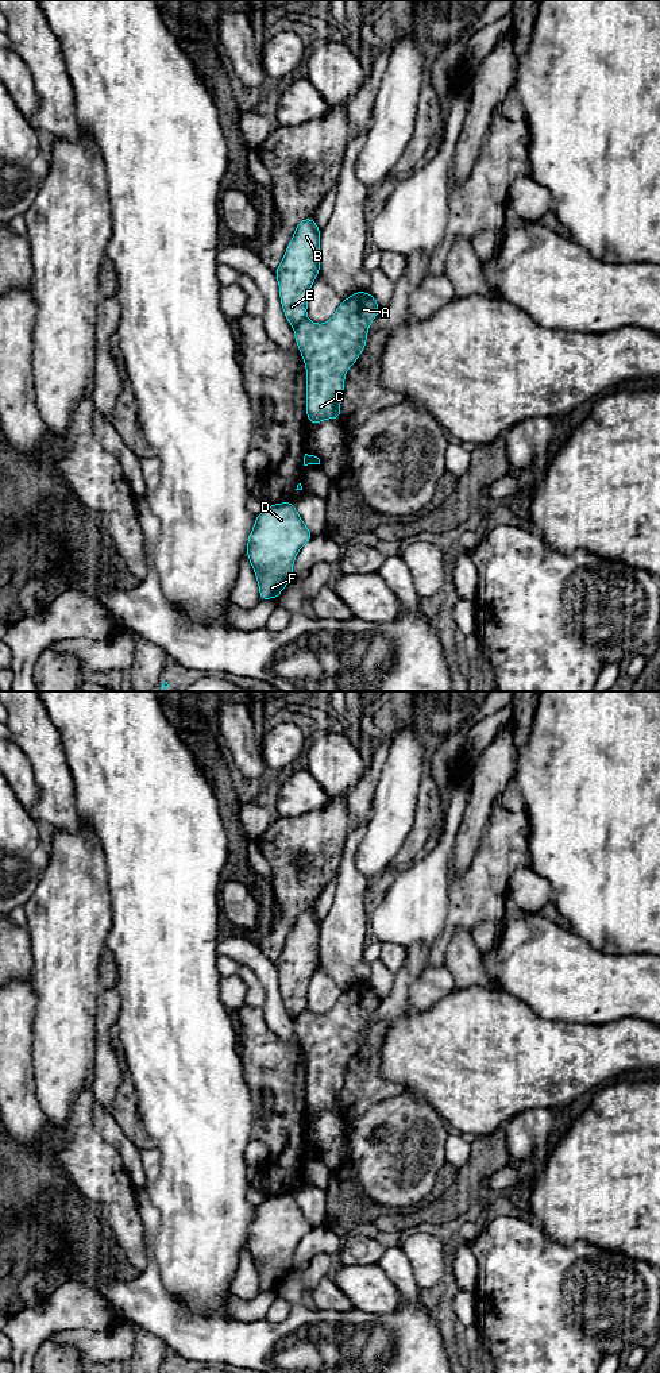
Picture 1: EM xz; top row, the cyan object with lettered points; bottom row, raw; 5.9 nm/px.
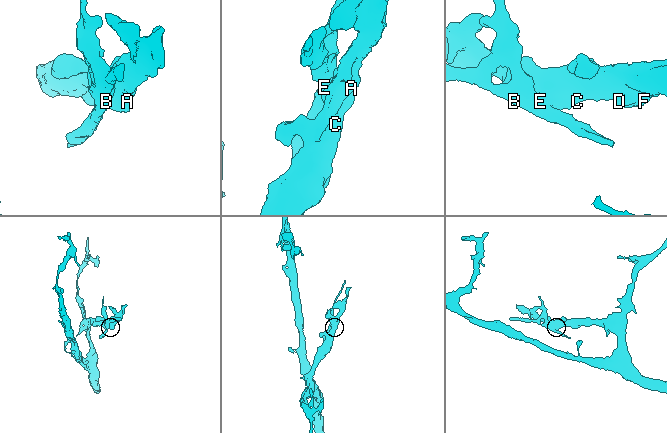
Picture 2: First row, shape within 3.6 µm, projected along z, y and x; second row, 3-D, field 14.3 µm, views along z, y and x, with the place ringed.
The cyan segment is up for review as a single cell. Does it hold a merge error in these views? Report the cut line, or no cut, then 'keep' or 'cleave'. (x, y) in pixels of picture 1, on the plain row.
cut xz (305, 1007), (293, 1018); cleave

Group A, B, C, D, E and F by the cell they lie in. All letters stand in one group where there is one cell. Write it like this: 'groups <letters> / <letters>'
groups A C D F / B E

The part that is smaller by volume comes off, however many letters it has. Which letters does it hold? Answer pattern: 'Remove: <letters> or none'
Remove: B, E

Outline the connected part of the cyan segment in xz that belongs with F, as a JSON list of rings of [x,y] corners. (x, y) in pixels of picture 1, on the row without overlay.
[[[289,1192],[269,1196],[266,1202],[256,1206],[247,1231],[247,1249],[255,1262],[260,1292],[279,1291],[281,1283],[293,1272],[293,1254],[297,1245],[313,1229],[296,1197]]]

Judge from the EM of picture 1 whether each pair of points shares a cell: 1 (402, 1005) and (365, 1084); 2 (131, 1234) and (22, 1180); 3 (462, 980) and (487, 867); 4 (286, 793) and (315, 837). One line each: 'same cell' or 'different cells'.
1: same cell
2: different cells
3: different cells
4: different cells

